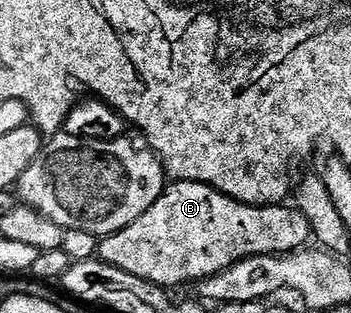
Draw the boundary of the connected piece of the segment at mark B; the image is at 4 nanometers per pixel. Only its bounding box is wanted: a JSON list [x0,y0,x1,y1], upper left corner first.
[97,180,311,290]

